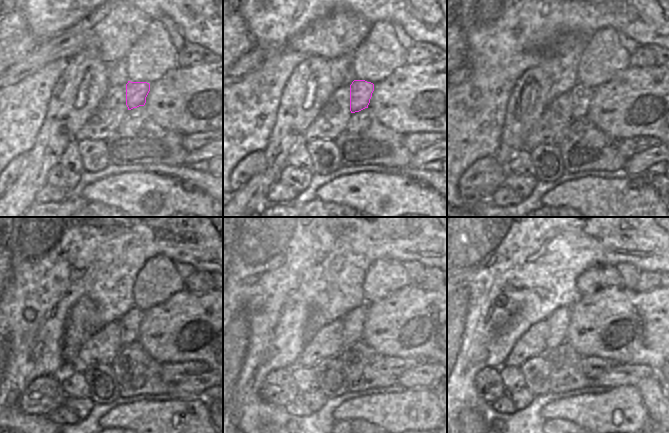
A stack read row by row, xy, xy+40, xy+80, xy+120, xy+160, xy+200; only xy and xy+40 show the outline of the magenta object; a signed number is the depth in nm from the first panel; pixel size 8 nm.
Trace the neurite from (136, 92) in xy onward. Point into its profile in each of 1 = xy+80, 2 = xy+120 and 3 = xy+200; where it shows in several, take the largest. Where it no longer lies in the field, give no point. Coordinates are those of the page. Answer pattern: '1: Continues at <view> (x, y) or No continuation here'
1: Continues at xy+80 (581, 95)
2: Continues at xy+120 (129, 323)
3: Continues at xy+200 (558, 321)

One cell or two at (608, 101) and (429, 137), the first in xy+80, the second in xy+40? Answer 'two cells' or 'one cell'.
two cells

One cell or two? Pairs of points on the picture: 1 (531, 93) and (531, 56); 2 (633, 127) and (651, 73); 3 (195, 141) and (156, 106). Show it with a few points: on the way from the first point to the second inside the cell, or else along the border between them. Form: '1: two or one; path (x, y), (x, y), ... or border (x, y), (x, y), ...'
1: two; border (550, 79), (540, 68), (529, 68), (514, 83)
2: one; path (624, 117), (624, 110), (646, 87)
3: two; border (210, 130), (184, 134)

